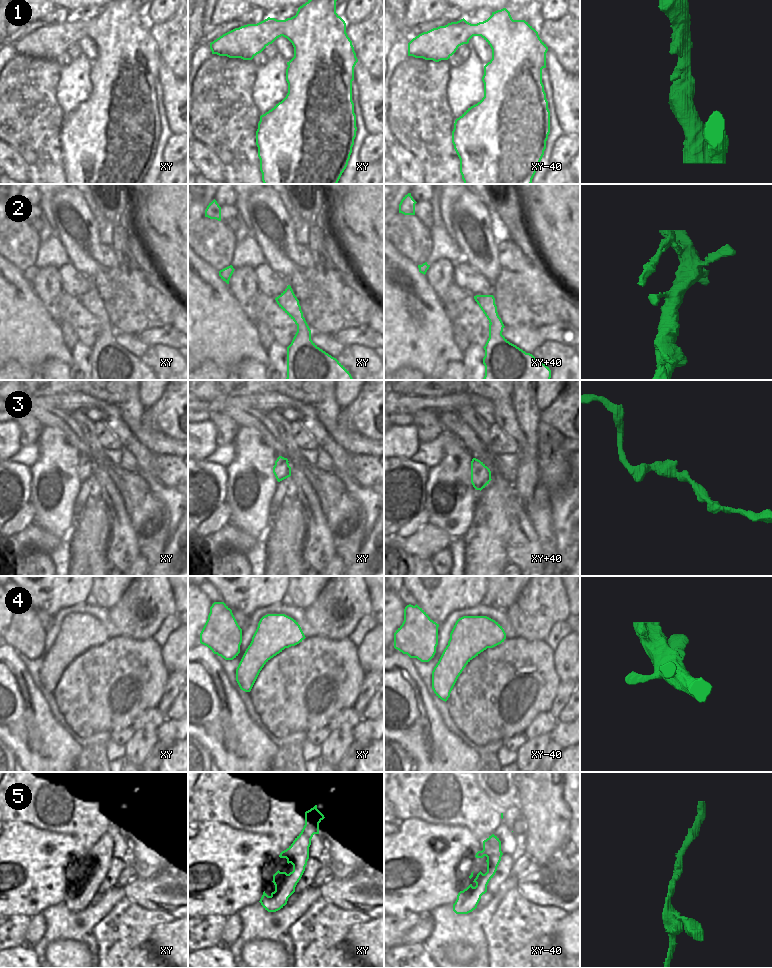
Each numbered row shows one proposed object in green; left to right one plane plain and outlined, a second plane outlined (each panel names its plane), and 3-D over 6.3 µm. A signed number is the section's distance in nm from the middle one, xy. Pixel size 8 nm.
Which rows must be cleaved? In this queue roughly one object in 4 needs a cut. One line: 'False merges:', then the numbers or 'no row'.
False merges: 2.

